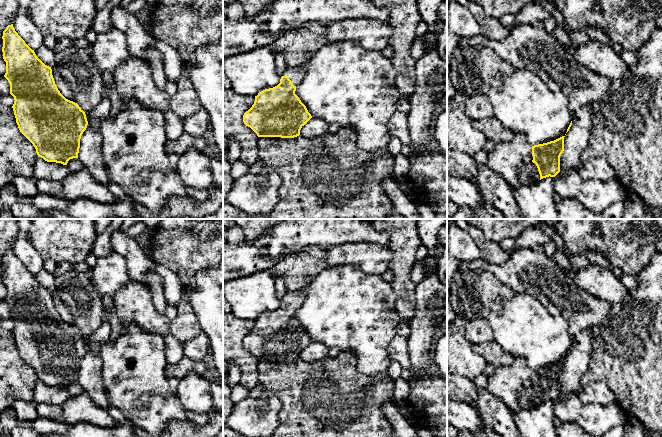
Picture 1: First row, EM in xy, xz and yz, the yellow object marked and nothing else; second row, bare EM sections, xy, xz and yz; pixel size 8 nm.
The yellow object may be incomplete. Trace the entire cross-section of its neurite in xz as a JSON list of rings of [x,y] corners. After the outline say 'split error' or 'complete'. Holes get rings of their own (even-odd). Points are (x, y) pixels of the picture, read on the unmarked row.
[[[287,292],[280,303],[280,307],[265,313],[255,320],[252,331],[243,339],[243,346],[250,351],[258,361],[294,362],[300,359],[301,352],[312,342],[306,330],[295,318],[296,310],[304,301],[300,292]]] | split error

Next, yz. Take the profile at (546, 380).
[[[515,357],[508,366],[495,367],[488,377],[486,389],[501,398],[514,414],[521,410],[537,407],[546,401],[555,401],[560,396],[560,380],[564,375],[564,361],[554,365],[532,370],[524,357]]] | split error

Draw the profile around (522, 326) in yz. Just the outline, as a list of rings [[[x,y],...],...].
[[[514,293],[509,299],[495,303],[489,316],[489,324],[493,331],[493,340],[501,349],[514,357],[524,357],[532,370],[565,360],[572,345],[568,323],[527,293]]]

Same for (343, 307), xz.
[[[330,266],[312,277],[297,292],[304,295],[304,301],[296,310],[295,318],[313,342],[322,343],[328,348],[337,347],[341,352],[353,353],[357,358],[356,369],[364,375],[387,374],[391,363],[387,348],[396,335],[396,328],[401,320],[396,309],[396,296],[389,282],[384,281],[381,275],[366,274],[356,266]]]

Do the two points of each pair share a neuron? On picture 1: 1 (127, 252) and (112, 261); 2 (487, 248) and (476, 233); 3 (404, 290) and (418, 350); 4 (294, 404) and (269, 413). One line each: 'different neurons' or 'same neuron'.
1: different neurons
2: same neuron
3: different neurons
4: different neurons

